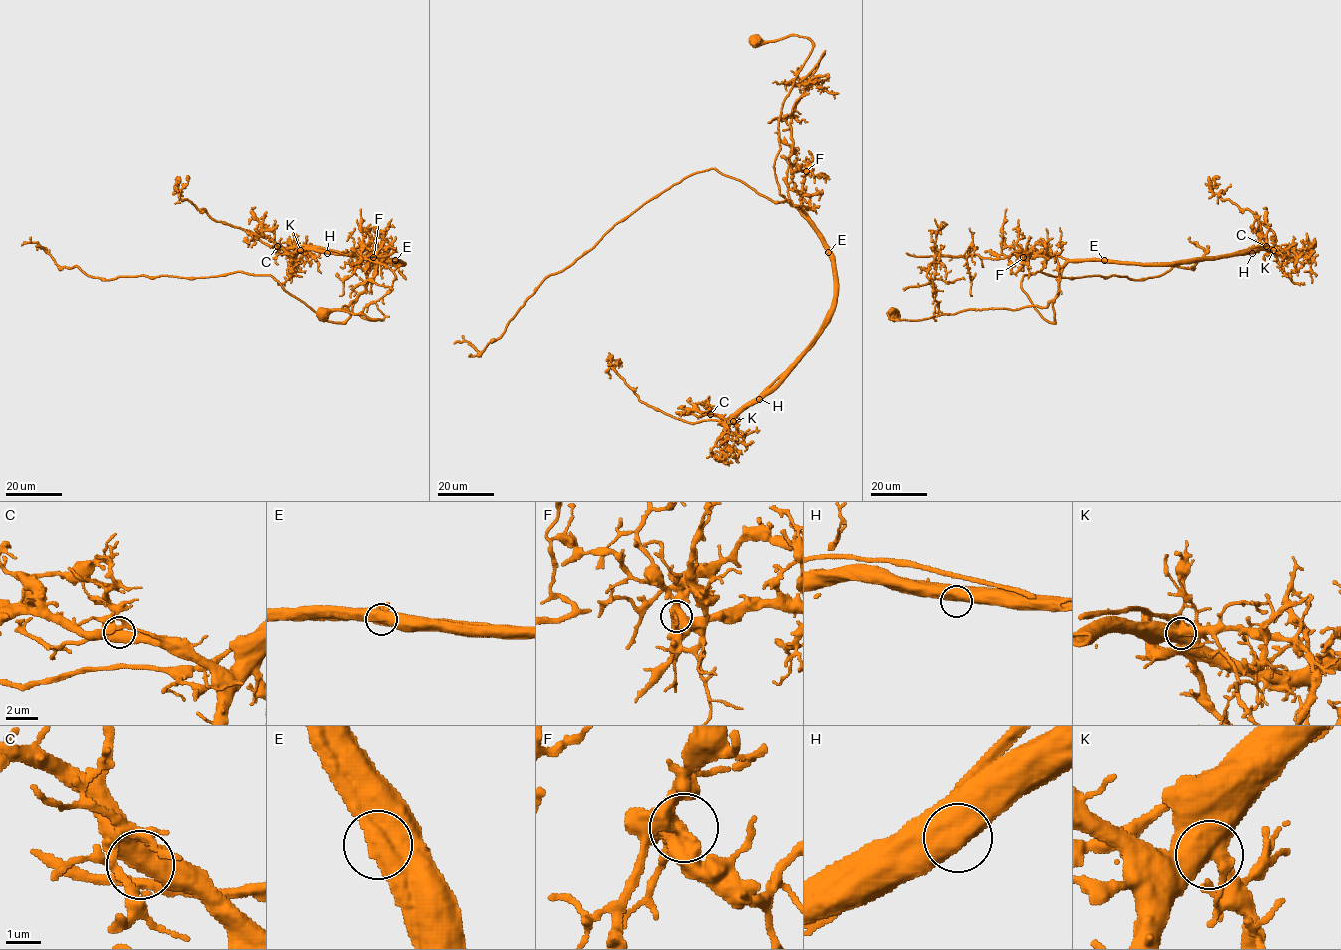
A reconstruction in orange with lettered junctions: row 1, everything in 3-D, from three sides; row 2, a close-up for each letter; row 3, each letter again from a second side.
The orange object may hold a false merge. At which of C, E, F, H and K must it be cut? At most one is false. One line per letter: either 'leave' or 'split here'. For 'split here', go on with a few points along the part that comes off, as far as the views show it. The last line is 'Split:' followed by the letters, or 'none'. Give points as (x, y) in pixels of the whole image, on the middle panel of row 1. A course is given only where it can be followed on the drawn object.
C: leave
E: split here | (828, 251), (834, 299), (817, 335), (726, 419), (688, 423), (655, 410), (610, 358), (610, 365)
F: leave
H: leave
K: leave
Split: E

